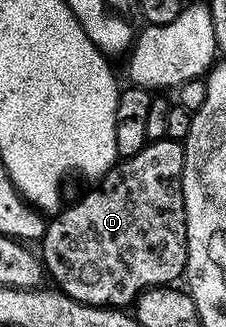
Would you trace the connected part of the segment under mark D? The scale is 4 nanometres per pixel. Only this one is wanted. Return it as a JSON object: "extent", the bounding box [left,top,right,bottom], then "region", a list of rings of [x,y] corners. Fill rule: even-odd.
{"extent":[39,140,187,308],"region":[[[150,140],[139,150],[139,154],[124,157],[119,166],[115,166],[110,172],[100,177],[97,184],[86,196],[81,196],[73,205],[62,207],[45,225],[45,235],[39,241],[39,255],[41,263],[52,283],[63,294],[75,298],[75,302],[83,302],[100,308],[121,308],[129,306],[137,297],[149,288],[164,288],[180,281],[185,275],[185,263],[187,262],[187,230],[185,229],[185,203],[183,202],[183,190],[181,189],[181,175],[183,174],[183,158],[185,157],[185,145],[180,140]]]}

